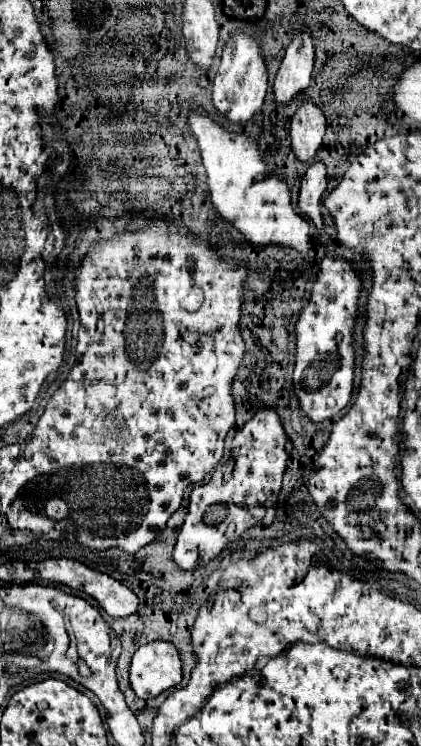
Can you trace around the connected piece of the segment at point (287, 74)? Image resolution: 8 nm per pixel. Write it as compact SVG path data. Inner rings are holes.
M304 27L296 33L286 47L282 65L276 73L274 81L274 95L278 105L286 105L292 101L294 95L302 93L310 85L310 73L314 65L314 43L310 29Z

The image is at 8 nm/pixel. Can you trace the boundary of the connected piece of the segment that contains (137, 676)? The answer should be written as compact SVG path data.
M152 641L142 645L130 665L130 685L140 699L158 697L182 681L182 663L172 643Z

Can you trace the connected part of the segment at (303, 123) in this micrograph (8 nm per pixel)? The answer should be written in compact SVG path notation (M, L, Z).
M310 99L304 101L296 109L290 125L294 155L304 163L312 163L316 151L322 145L324 131L326 131L326 117L322 109L316 107L316 103Z

